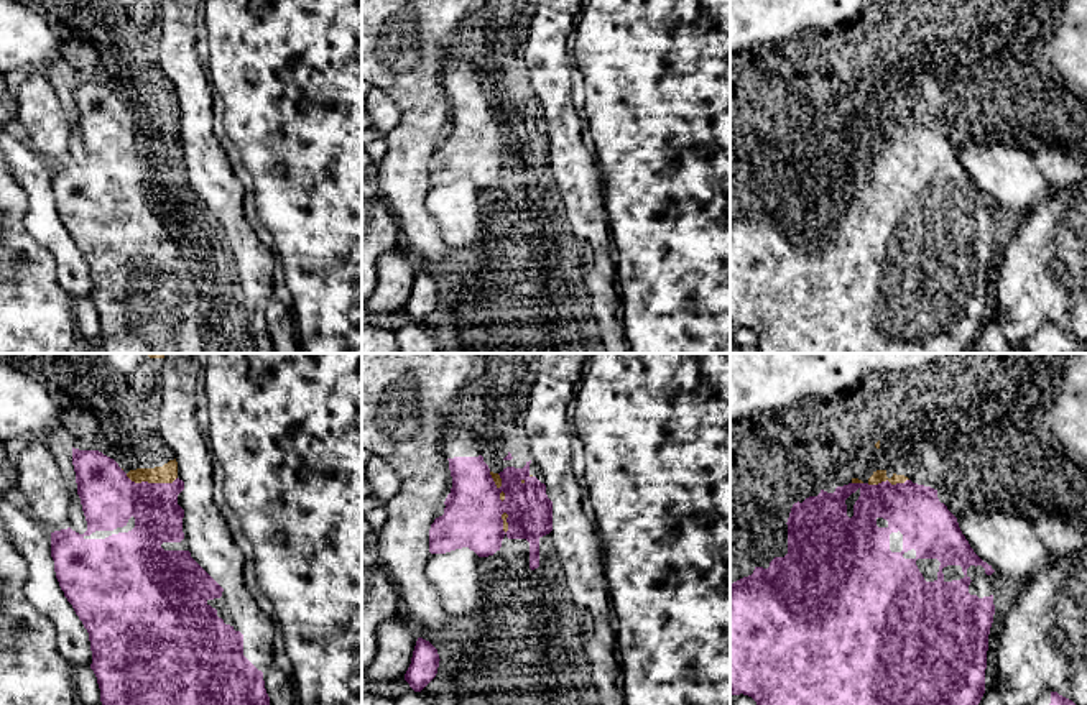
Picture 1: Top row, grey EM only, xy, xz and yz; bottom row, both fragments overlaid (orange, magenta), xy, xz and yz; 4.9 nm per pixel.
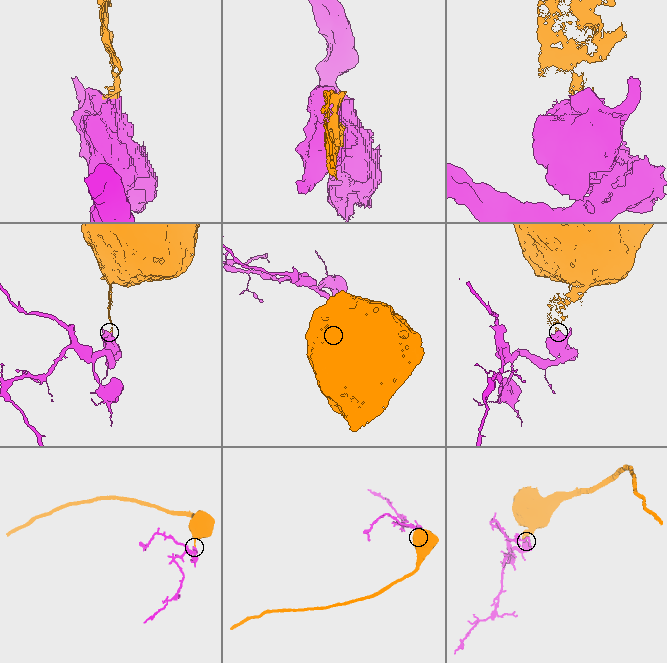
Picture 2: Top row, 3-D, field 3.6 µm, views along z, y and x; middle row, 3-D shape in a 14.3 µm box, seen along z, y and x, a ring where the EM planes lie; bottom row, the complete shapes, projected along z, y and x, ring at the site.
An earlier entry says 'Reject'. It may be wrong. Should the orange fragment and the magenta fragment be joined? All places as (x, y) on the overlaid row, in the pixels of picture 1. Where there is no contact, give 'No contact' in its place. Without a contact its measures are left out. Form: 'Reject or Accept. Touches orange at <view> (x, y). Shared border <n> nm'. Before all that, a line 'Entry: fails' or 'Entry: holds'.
Entry: holds
Reject. Touches orange at xy (152, 482). Shared border 260 nm

